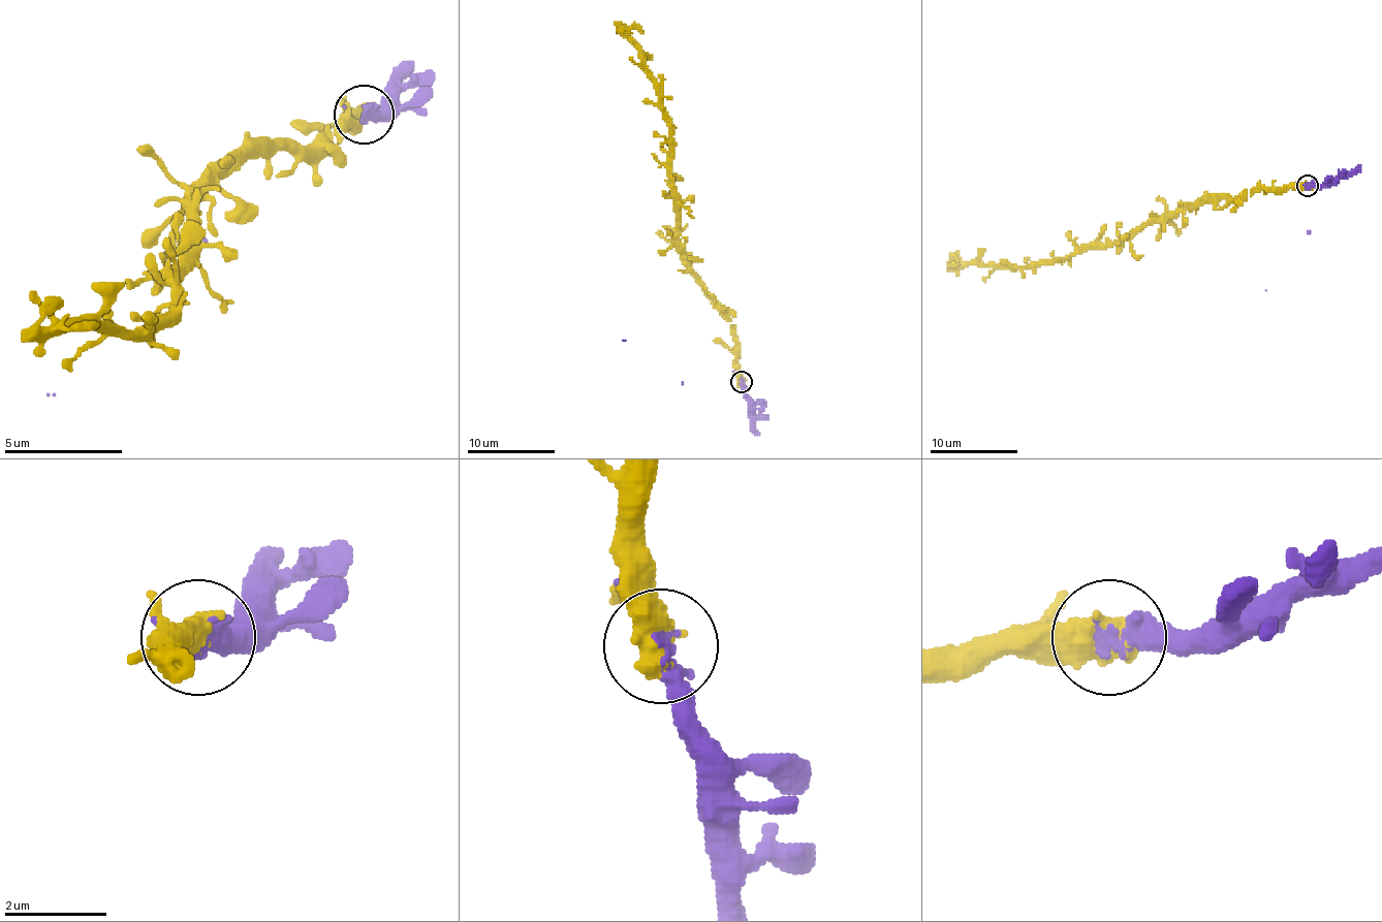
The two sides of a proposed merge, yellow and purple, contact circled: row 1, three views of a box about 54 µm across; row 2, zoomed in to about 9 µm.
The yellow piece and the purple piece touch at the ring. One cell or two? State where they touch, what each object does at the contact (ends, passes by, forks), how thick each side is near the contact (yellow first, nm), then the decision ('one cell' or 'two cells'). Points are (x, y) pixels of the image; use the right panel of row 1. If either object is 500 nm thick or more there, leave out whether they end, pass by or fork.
place (1307, 186); calibres 700 and 240 nm; one cell

